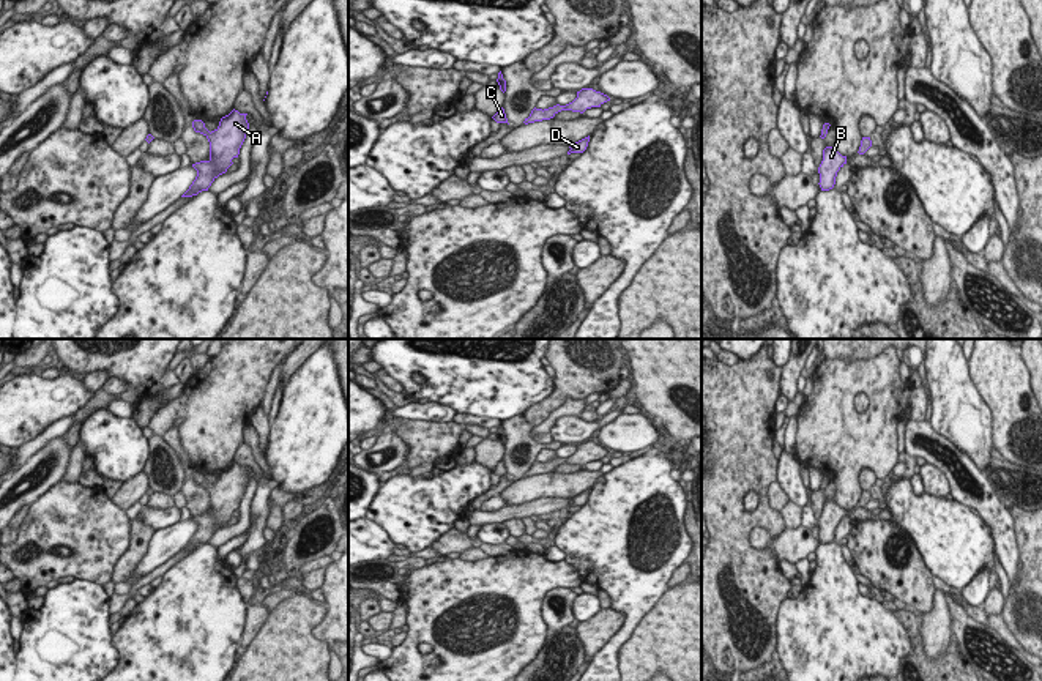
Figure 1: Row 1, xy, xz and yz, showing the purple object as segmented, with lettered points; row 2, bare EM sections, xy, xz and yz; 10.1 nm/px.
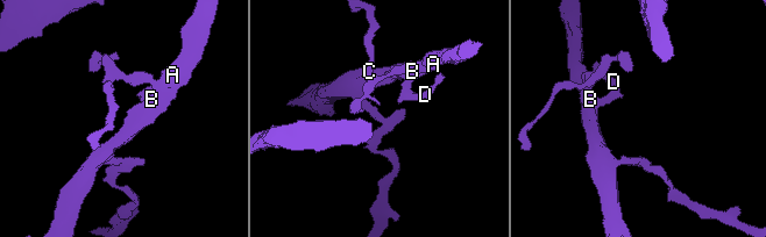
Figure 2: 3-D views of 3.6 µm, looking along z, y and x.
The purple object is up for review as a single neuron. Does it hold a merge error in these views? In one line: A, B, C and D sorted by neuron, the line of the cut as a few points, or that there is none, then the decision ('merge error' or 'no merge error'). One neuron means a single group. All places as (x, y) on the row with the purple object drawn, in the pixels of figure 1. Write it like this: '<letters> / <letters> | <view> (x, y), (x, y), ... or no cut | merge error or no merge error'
A B C D | no cut | no merge error

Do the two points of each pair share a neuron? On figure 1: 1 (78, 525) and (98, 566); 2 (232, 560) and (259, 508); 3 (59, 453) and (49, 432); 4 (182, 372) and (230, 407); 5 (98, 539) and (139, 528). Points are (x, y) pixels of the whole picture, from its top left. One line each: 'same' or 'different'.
1: same
2: same
3: different
4: different
5: different

